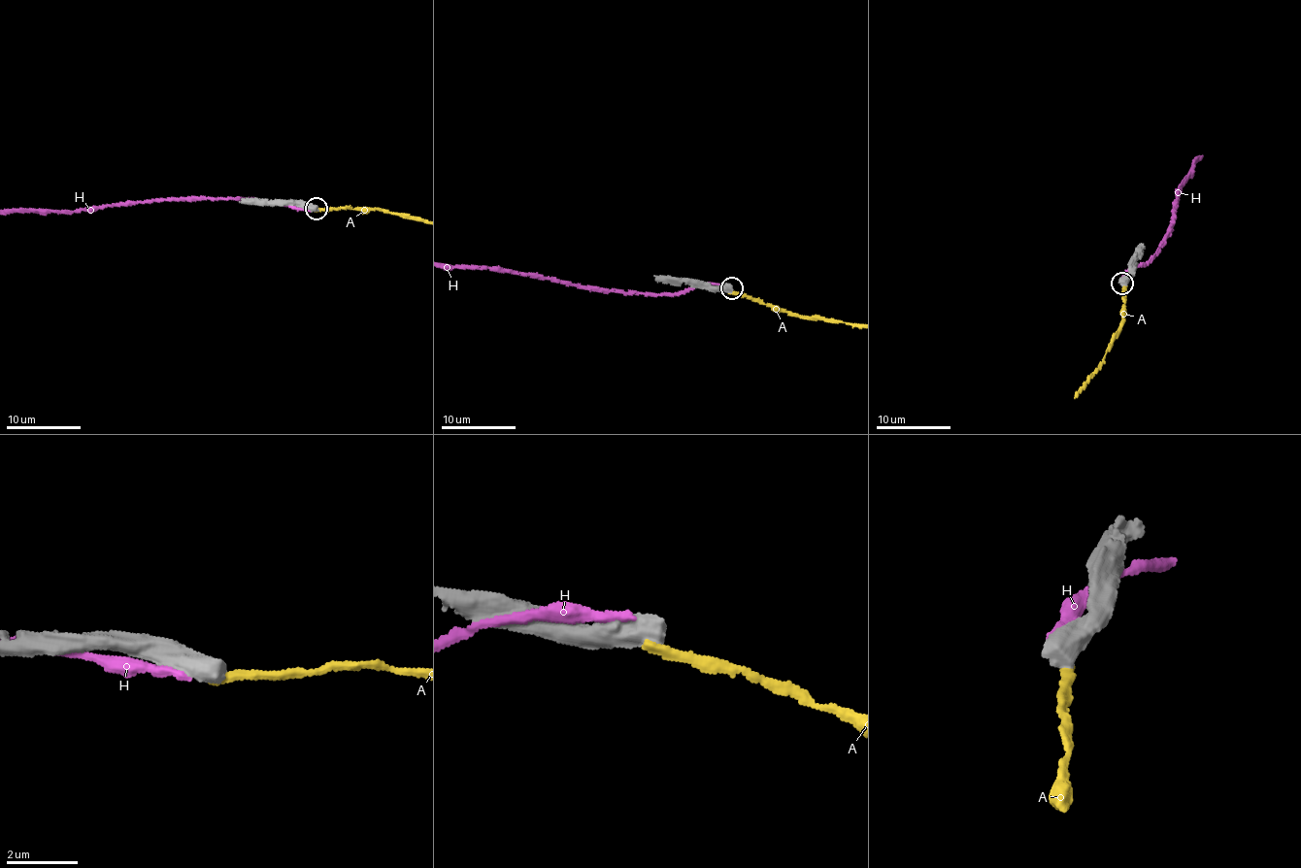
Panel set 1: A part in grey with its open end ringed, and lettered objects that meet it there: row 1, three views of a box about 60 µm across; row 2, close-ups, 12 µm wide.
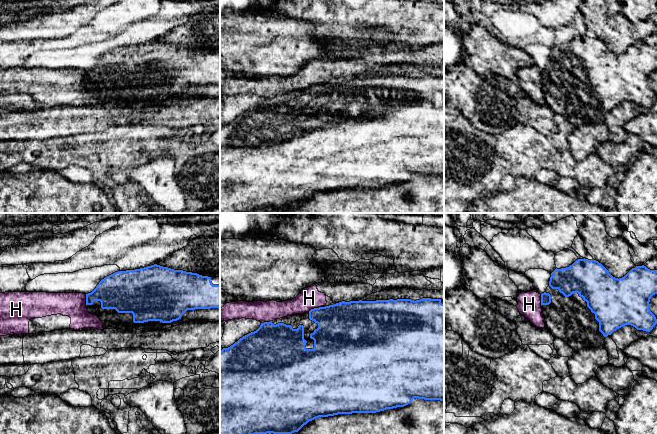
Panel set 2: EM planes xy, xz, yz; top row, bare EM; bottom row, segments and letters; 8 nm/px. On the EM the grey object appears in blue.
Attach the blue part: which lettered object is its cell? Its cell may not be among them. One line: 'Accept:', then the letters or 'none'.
Accept: none

